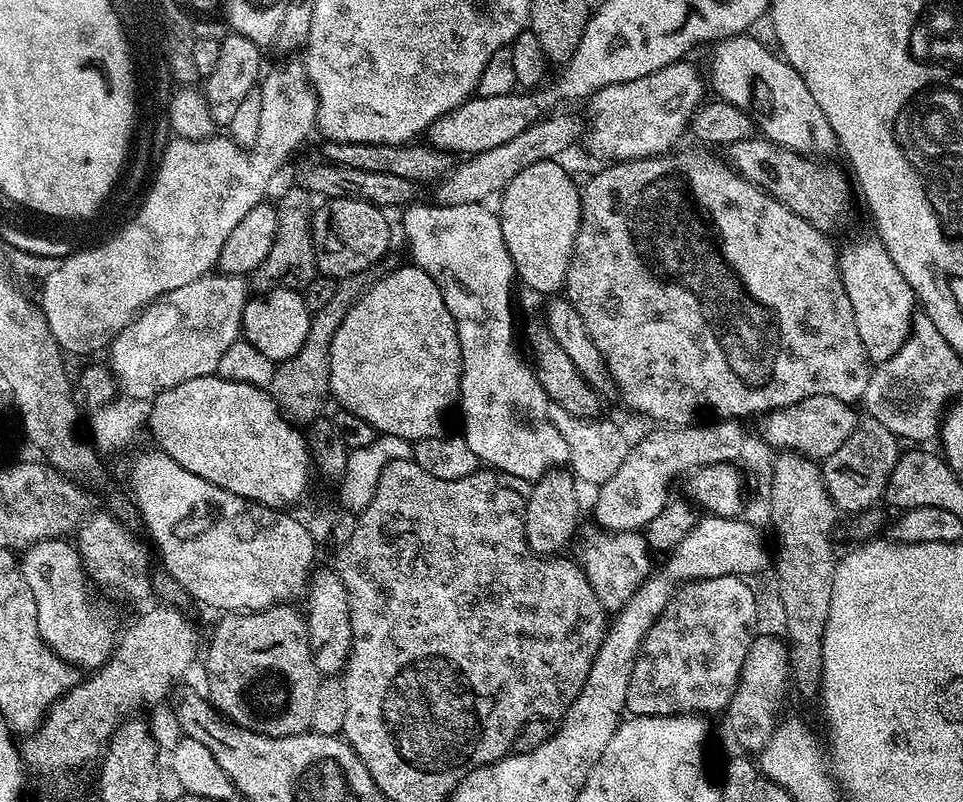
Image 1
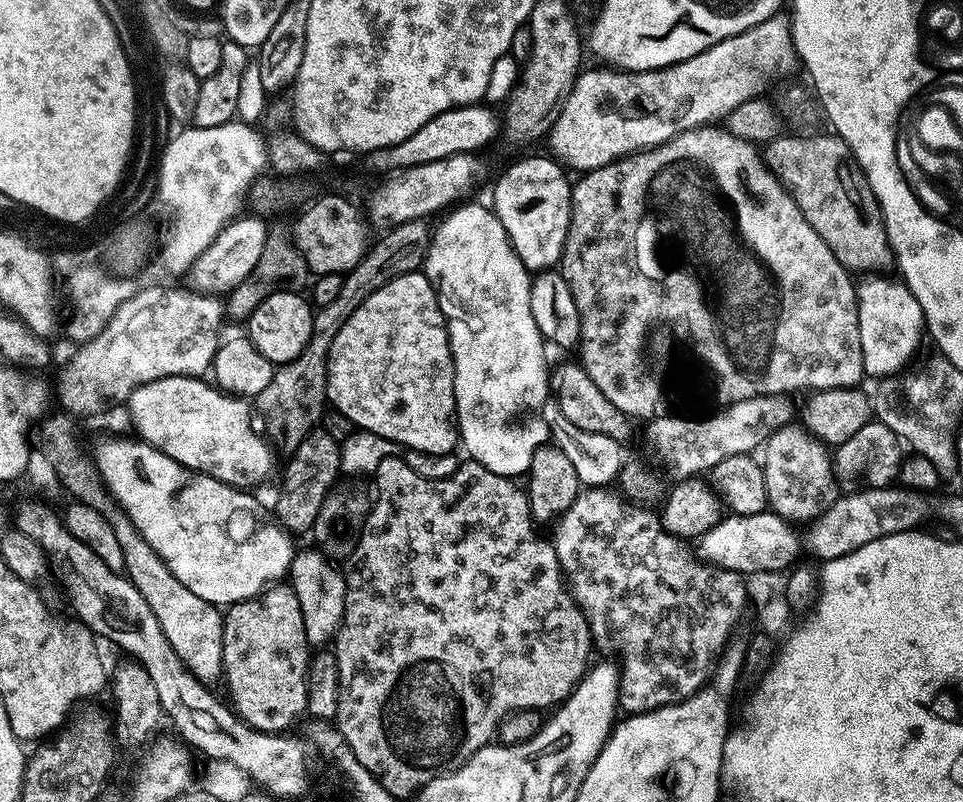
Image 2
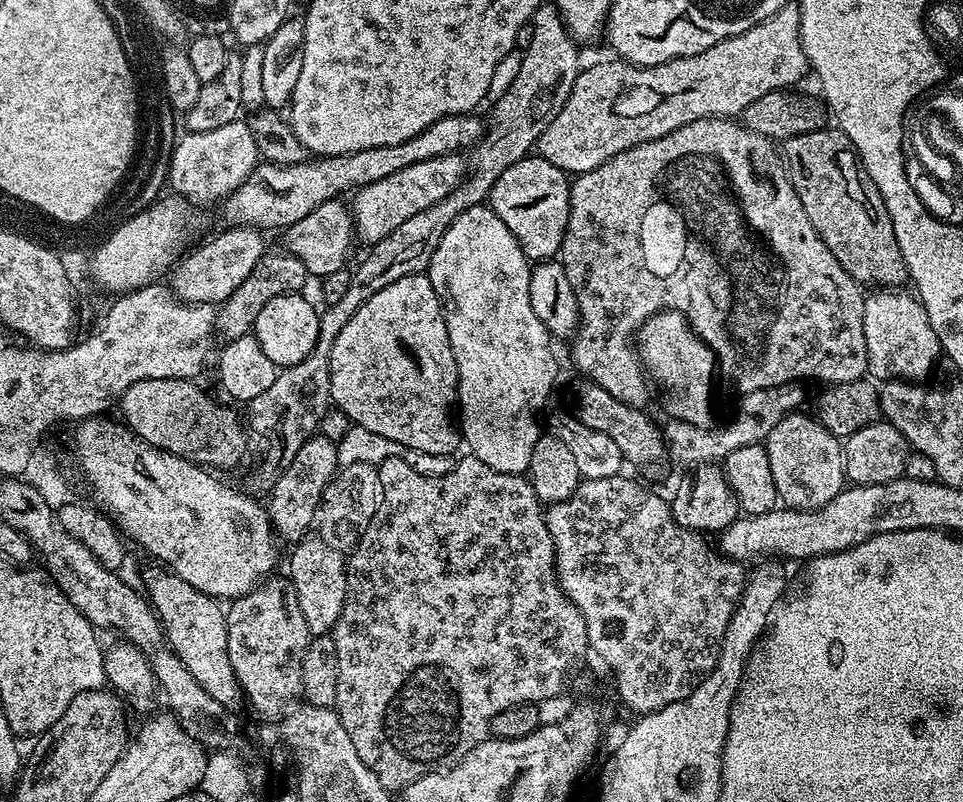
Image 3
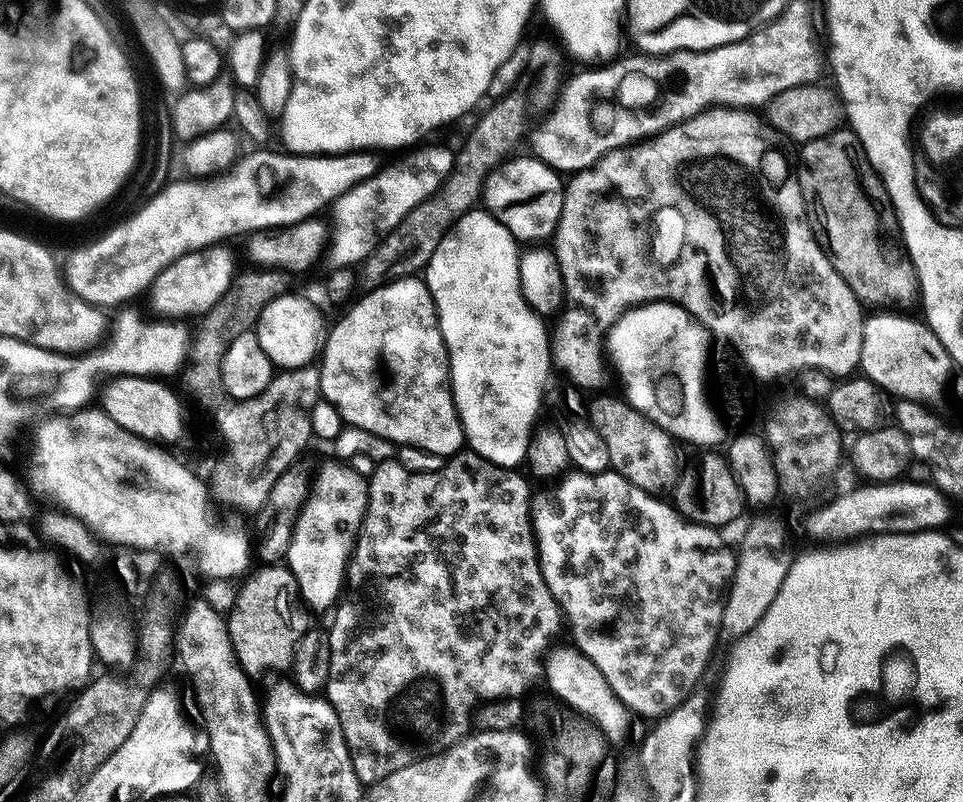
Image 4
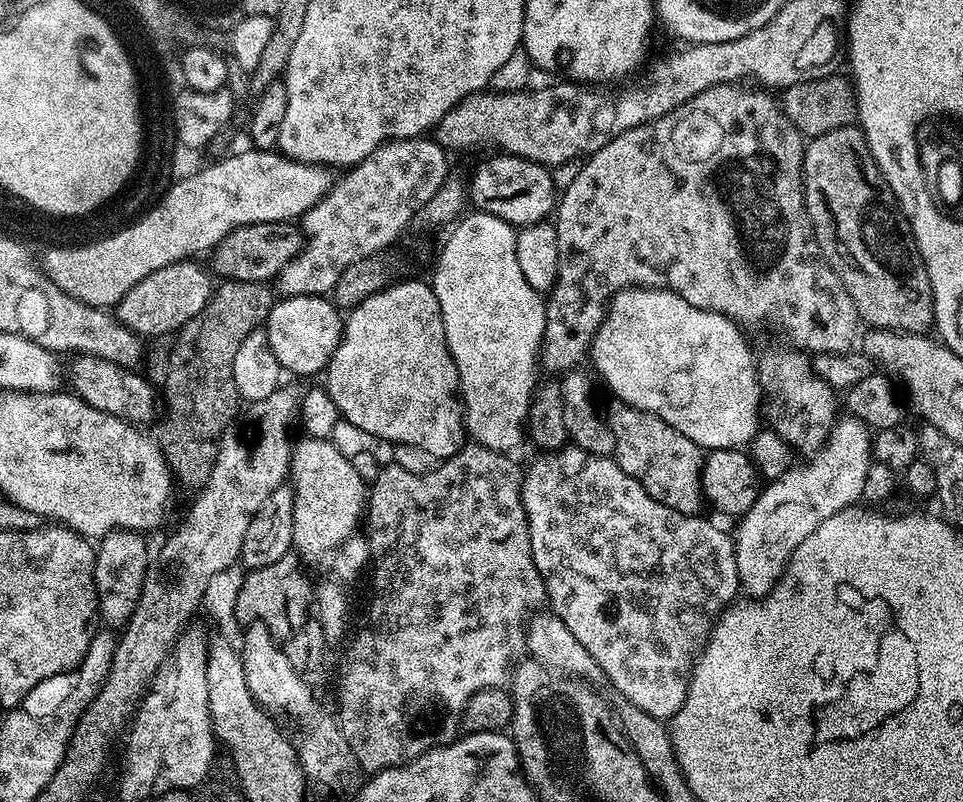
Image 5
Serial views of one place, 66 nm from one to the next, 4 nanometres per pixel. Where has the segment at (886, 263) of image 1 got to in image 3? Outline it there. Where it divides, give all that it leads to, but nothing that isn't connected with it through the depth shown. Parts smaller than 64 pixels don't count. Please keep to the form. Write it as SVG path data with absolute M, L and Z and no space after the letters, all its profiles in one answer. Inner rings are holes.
M876 290L864 301L864 333L866 334L866 354L868 355L868 372L876 375L880 382L924 382L932 372L936 359L941 359L940 340L928 321L924 305L911 291Z

